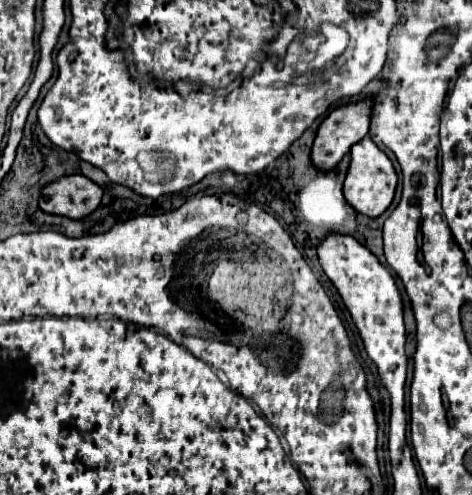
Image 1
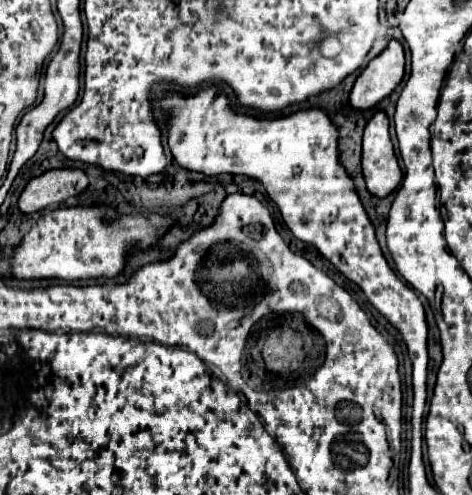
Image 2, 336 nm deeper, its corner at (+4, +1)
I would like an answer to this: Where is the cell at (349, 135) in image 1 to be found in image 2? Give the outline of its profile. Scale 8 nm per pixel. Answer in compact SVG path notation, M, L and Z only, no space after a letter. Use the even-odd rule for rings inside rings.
M391 41L389 47L377 55L357 77L349 103L359 111L375 107L381 99L389 97L395 87L401 83L405 73L405 55L403 47L397 41Z

